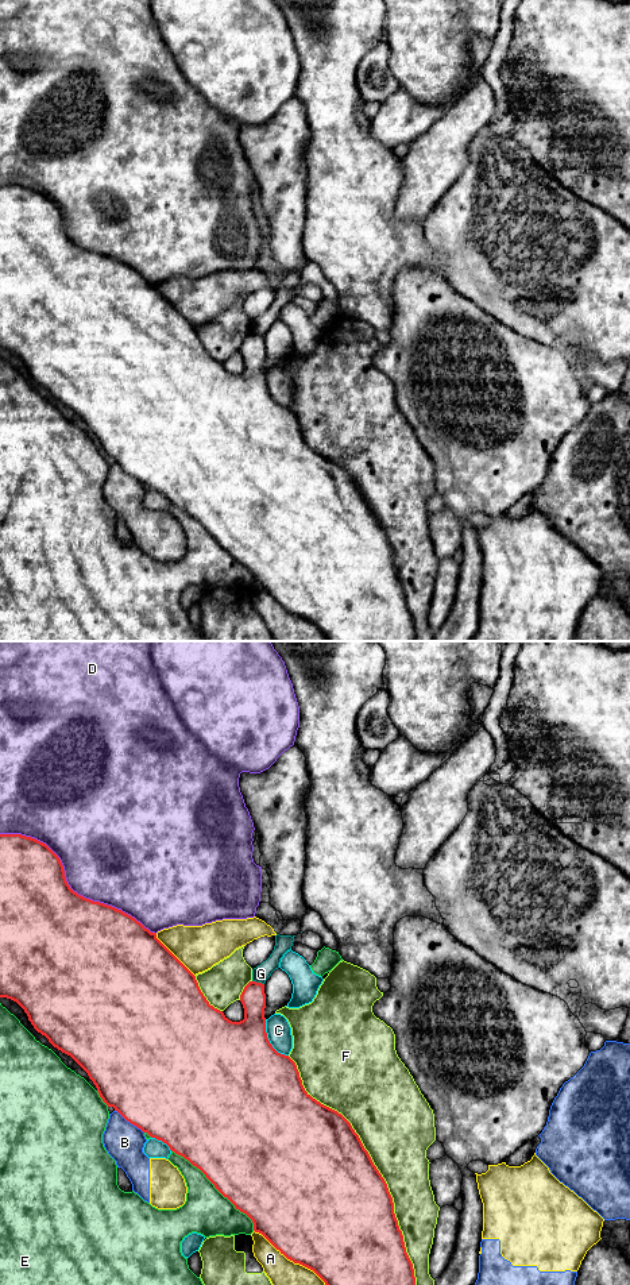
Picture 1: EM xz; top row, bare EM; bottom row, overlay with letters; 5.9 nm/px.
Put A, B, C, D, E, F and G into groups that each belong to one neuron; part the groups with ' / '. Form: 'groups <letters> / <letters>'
groups A B / C / D / E / F / G

